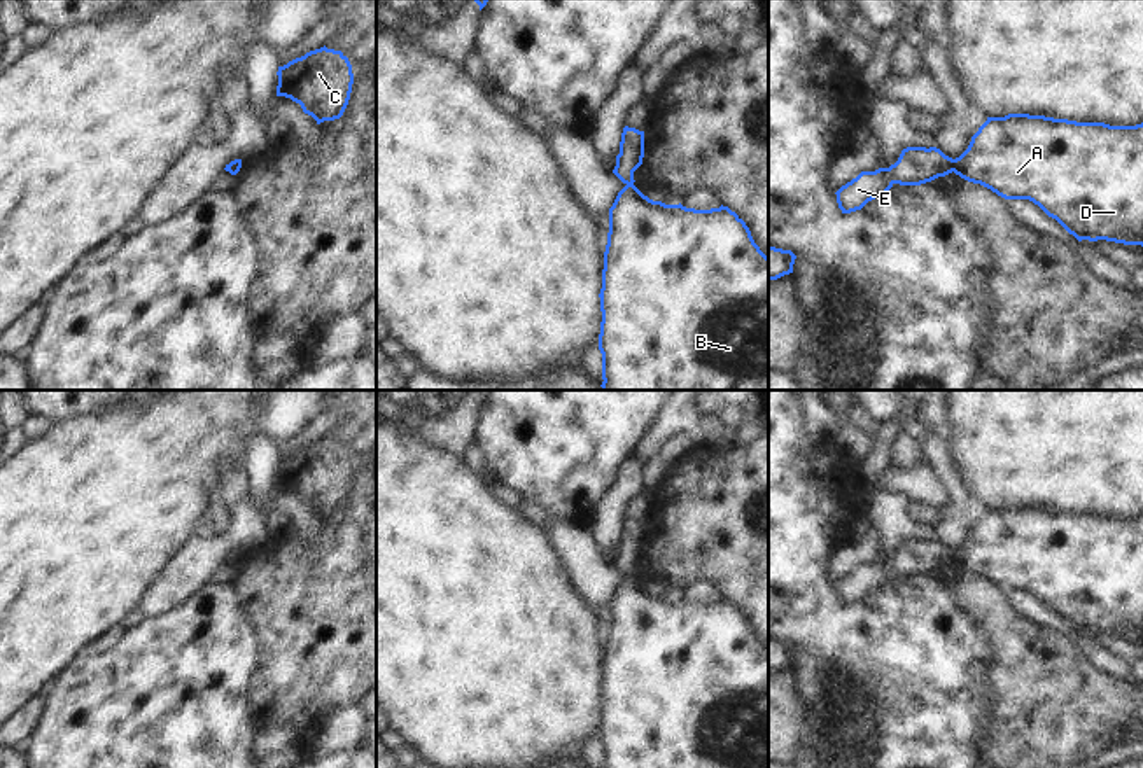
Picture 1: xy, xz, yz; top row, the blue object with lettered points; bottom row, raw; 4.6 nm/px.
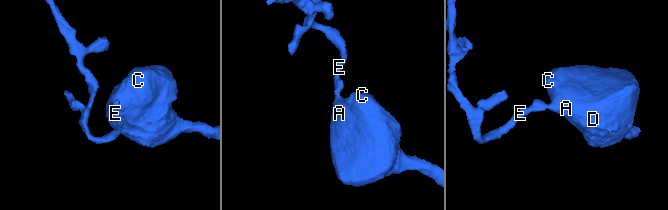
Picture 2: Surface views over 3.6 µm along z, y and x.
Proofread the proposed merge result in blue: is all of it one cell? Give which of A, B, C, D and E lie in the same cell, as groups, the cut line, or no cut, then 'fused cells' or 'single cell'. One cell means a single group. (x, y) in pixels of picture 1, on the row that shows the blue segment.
A B C D / E; cut in yz along (954, 160), (951, 170); fused cells

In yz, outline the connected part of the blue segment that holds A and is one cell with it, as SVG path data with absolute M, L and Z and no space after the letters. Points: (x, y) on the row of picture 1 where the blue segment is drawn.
M1029 114L987 117L971 136L968 149L954 159L952 171L1005 199L1033 201L1078 241L1106 240L1143 247L1143 122L1110 126Z

